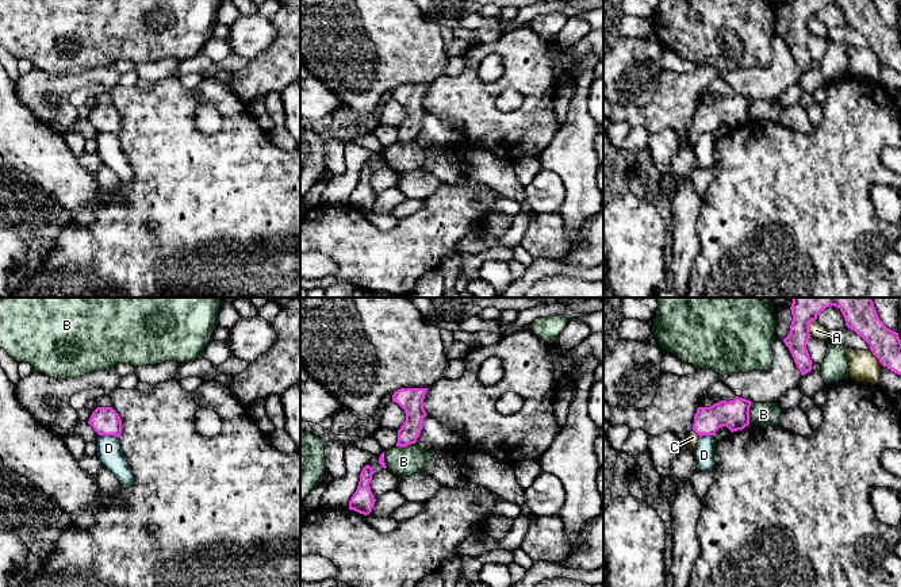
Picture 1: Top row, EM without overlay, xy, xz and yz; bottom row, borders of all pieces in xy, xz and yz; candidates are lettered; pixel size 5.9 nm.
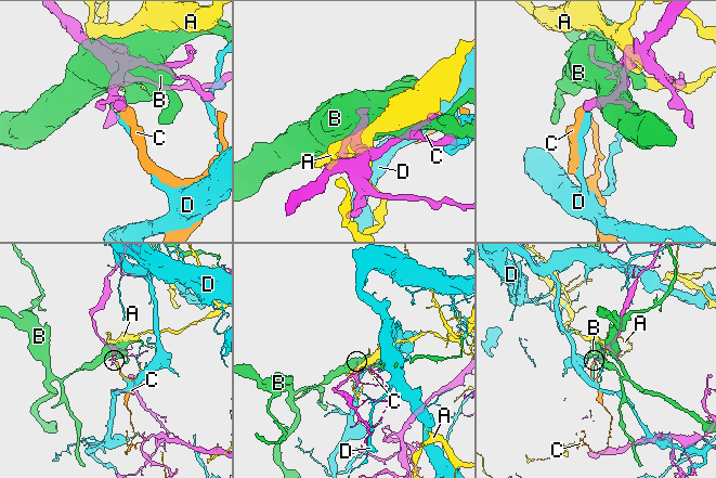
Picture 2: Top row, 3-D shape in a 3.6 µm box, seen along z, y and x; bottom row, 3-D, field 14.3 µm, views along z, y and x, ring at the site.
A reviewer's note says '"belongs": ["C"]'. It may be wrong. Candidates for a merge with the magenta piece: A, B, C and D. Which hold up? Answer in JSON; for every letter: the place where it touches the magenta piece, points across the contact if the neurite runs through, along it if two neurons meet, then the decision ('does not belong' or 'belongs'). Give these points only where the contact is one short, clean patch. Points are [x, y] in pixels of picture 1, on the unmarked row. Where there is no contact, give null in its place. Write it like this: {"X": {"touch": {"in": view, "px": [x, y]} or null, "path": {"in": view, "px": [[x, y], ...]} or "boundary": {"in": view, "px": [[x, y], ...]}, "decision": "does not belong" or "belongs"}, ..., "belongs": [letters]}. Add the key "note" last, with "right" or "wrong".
{"A": {"touch": {"in": "yz", "px": [808, 25]}, "decision": "does not belong"}, "B": {"touch": {"in": "yz", "px": [748, 110]}, "decision": "does not belong"}, "C": {"touch": {"in": "yz", "px": [697, 130]}, "path": {"in": "yz", "px": [[733, 111], [713, 114], [697, 130], [693, 134]]}, "decision": "belongs"}, "D": {"touch": {"in": "xy", "px": [108, 131]}, "decision": "does not belong"}, "belongs": ["C"], "note": "right"}

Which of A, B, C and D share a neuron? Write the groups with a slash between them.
A / B / C / D

